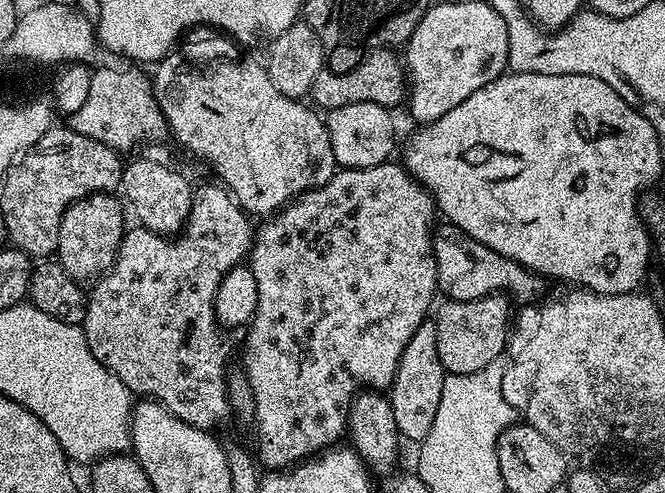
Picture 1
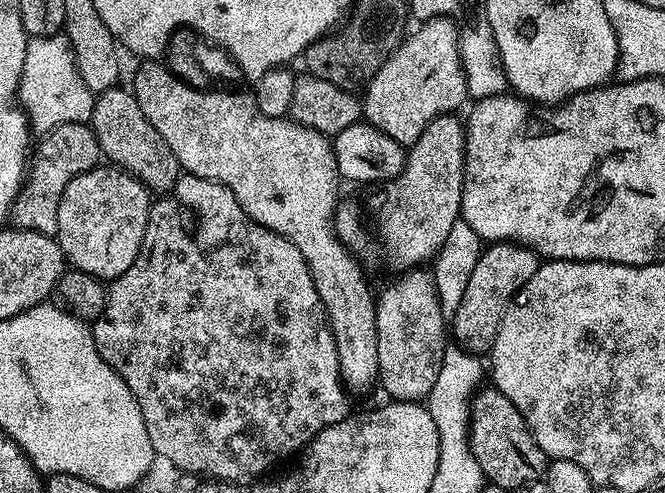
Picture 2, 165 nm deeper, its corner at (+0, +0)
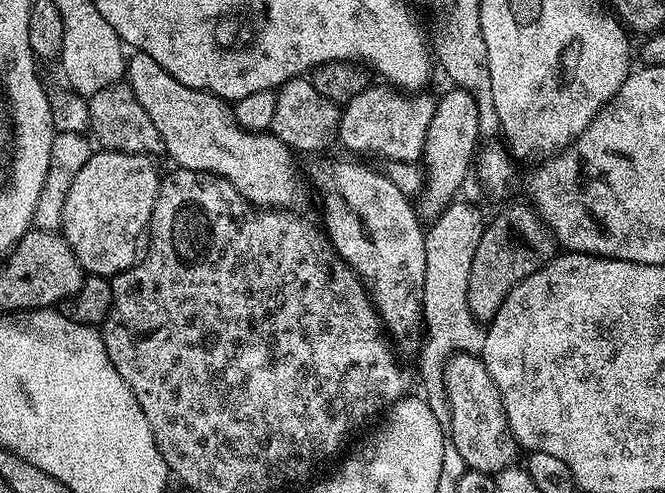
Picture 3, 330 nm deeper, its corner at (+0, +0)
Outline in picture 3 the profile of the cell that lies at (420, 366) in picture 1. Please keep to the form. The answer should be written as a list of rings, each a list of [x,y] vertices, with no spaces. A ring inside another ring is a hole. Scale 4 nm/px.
[[[324,160],[321,164],[312,164],[308,168],[308,172],[312,175],[312,184],[316,187],[316,192],[320,195],[320,204],[324,207],[324,224],[323,231],[326,233],[326,239],[332,245],[332,251],[336,253],[340,259],[346,261],[357,276],[364,282],[364,287],[368,289],[376,310],[379,312],[385,327],[391,332],[393,337],[396,336],[412,336],[422,328],[422,317],[424,315],[424,303],[422,302],[422,290],[424,289],[424,279],[426,278],[426,246],[424,245],[425,225],[420,225],[420,220],[416,217],[416,212],[412,209],[413,201],[406,194],[402,194],[402,190],[398,190],[394,186],[394,182],[383,171],[375,172],[372,168],[367,168],[364,164],[355,164],[352,160]]]

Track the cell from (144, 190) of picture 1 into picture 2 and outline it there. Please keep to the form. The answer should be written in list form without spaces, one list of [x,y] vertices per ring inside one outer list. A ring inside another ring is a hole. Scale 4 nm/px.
[[[127,87],[107,88],[96,96],[90,127],[100,144],[103,159],[109,165],[122,168],[142,181],[149,193],[168,194],[175,189],[176,181],[182,175],[180,163],[174,158],[170,146],[166,146],[162,134],[150,126],[146,114],[142,114],[142,106],[138,106]]]

